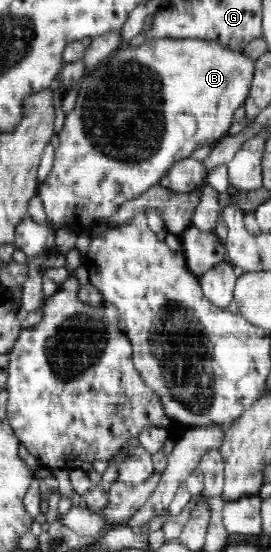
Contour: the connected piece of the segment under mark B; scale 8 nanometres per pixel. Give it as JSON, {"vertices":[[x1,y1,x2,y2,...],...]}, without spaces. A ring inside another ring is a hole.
{"vertices":[[149,37,136,49,121,47,84,75,76,106,64,119,53,167,39,191,47,219,74,229,75,234,82,233,82,229,91,229,112,215,120,203,158,185,176,161,189,158,204,145,213,146,227,133,236,109,245,105,252,75,252,58,216,42]]}

